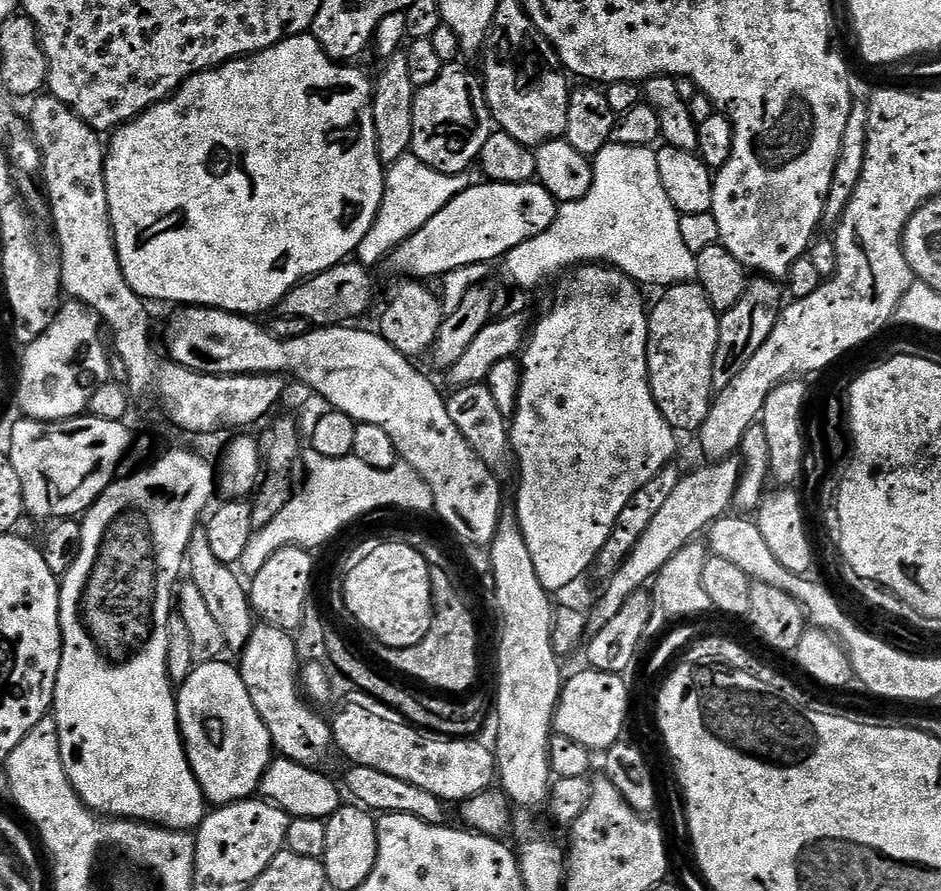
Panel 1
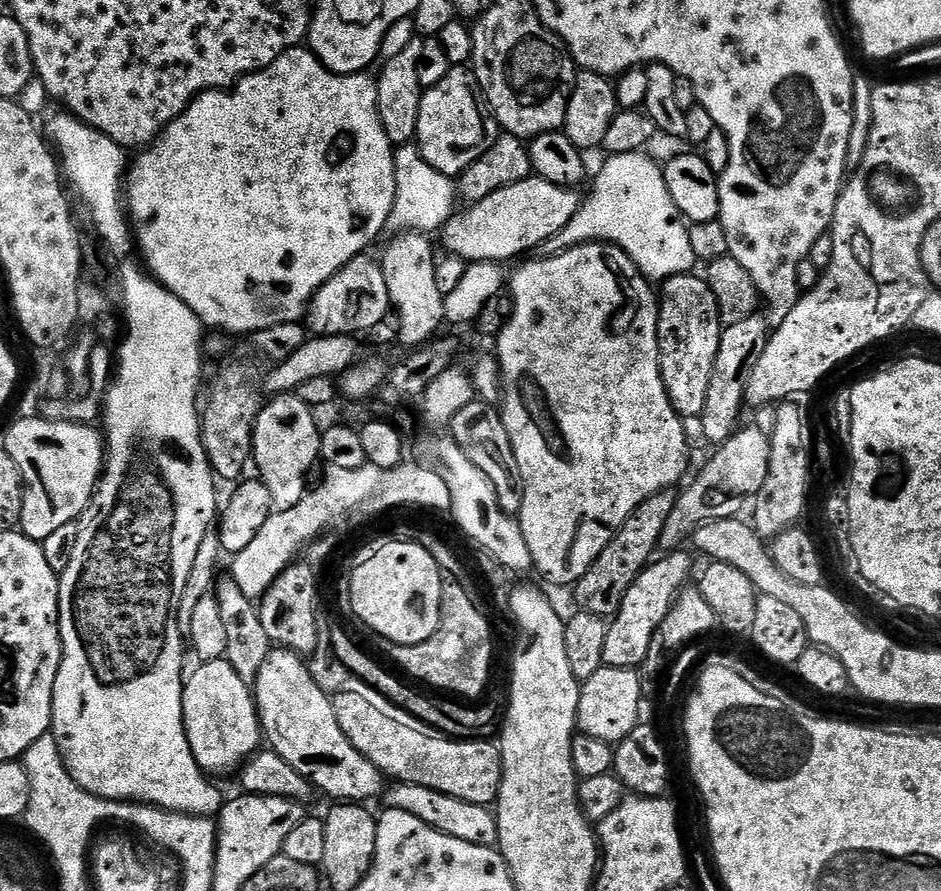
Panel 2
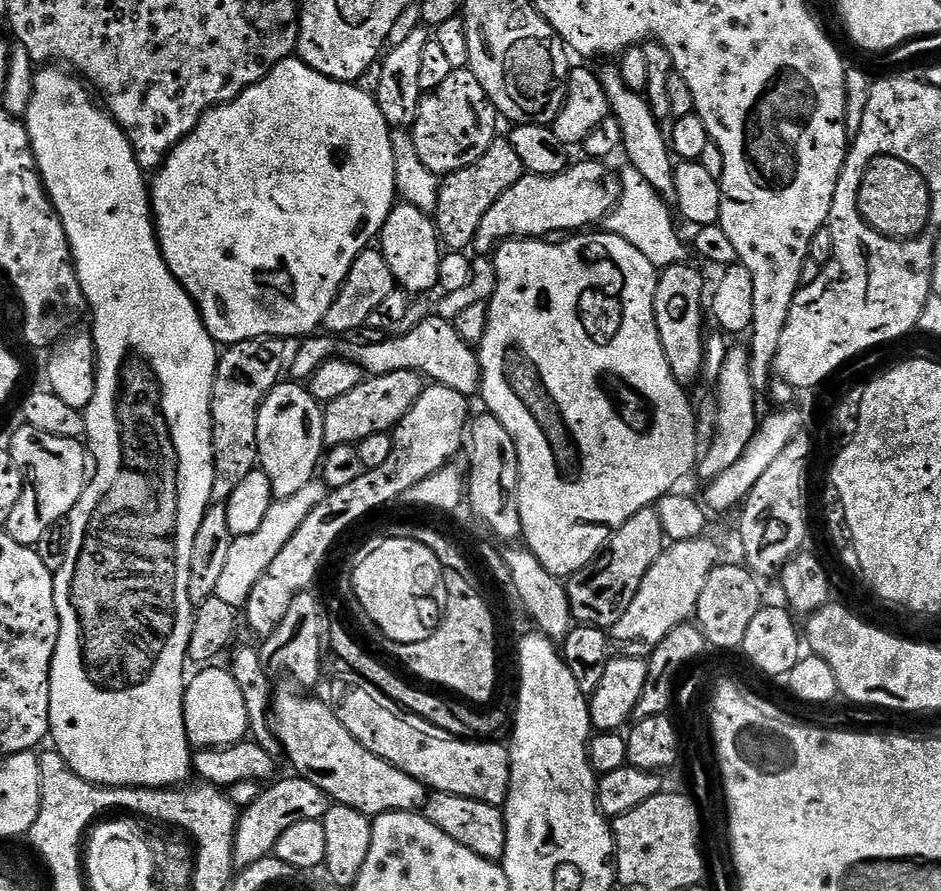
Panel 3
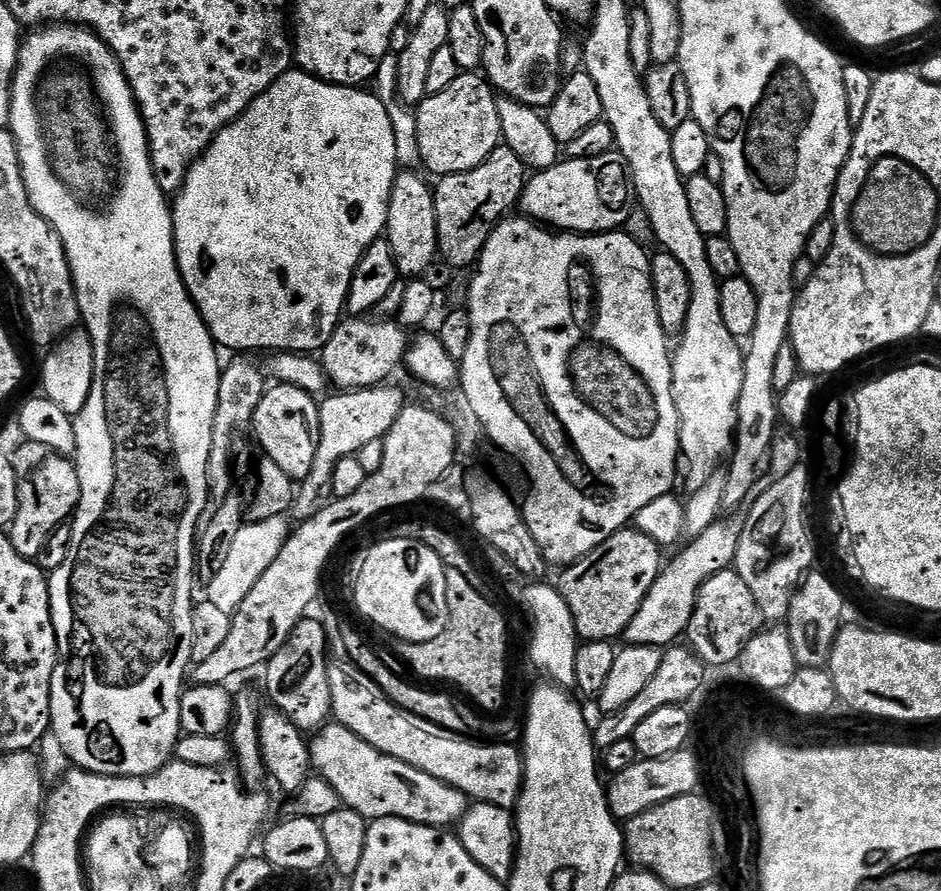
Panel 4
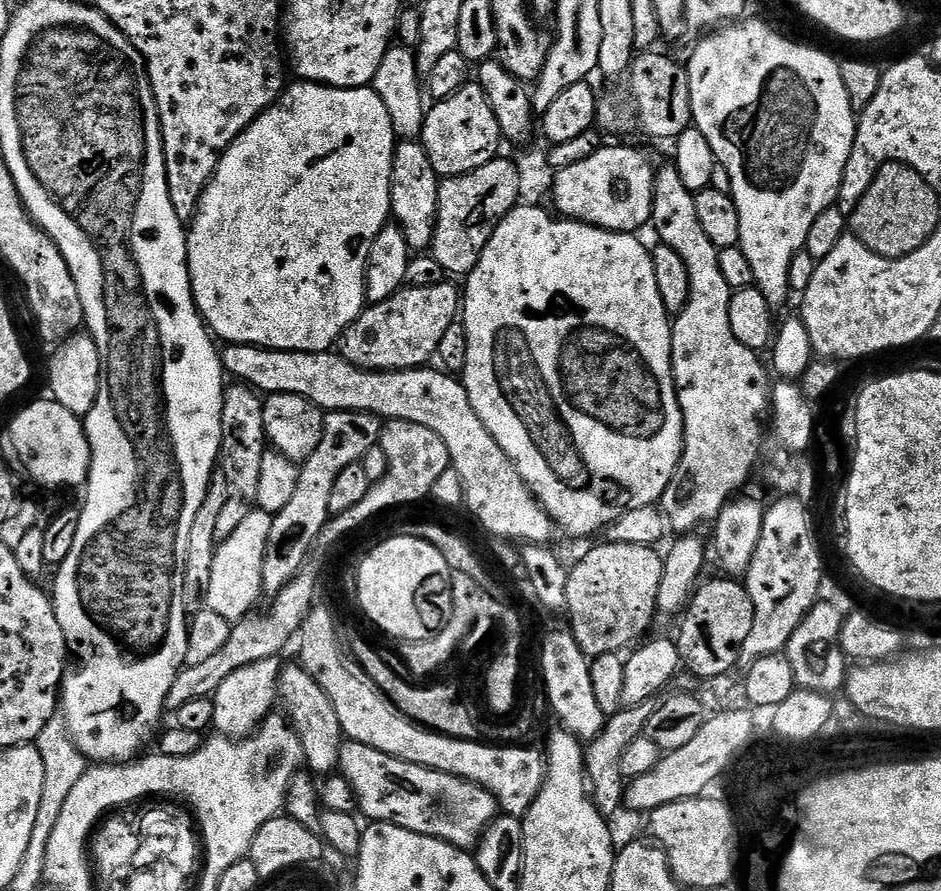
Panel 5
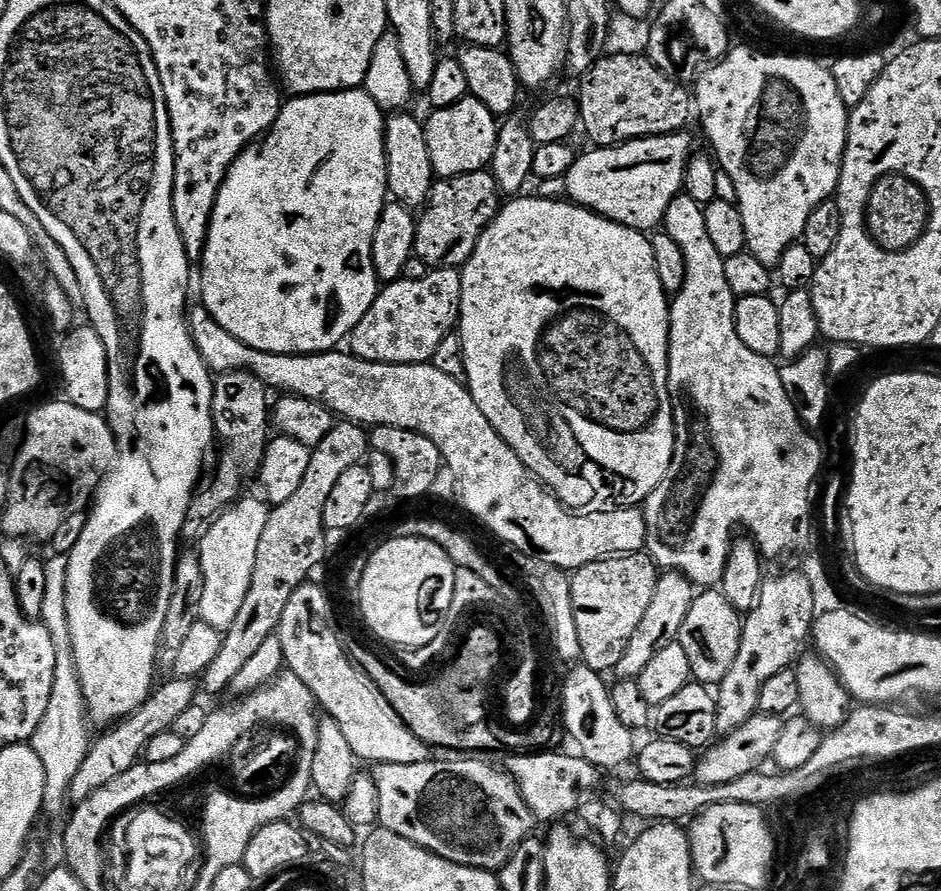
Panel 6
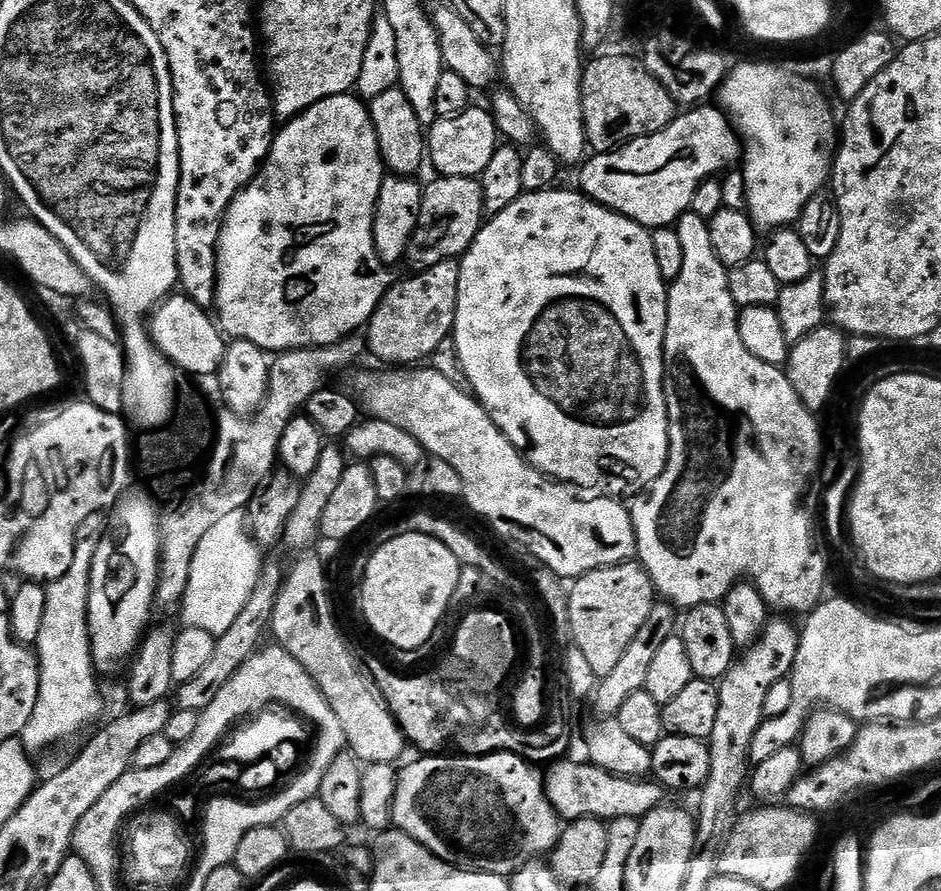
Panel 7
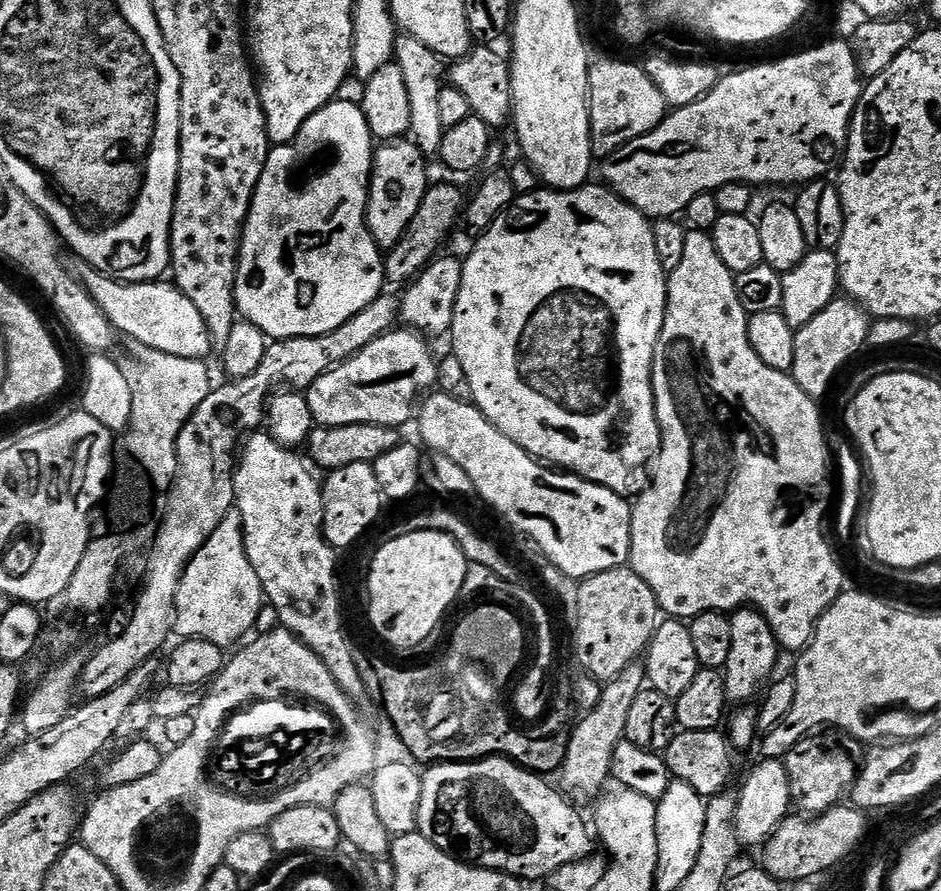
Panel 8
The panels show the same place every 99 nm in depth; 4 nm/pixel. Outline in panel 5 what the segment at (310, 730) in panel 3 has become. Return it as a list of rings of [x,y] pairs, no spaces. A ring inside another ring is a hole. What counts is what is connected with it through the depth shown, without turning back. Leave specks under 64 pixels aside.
[[[348,740],[341,747],[338,772],[350,782],[359,811],[361,813],[364,811],[369,816],[367,818],[369,821],[414,830],[414,834],[426,834],[430,838],[445,840],[456,848],[475,849],[483,838],[484,831],[491,826],[498,815],[496,799],[482,786],[471,784],[470,781],[458,778],[454,774],[442,774],[438,770],[430,770],[399,760],[390,754],[382,754],[382,750],[374,750],[362,742]]]

